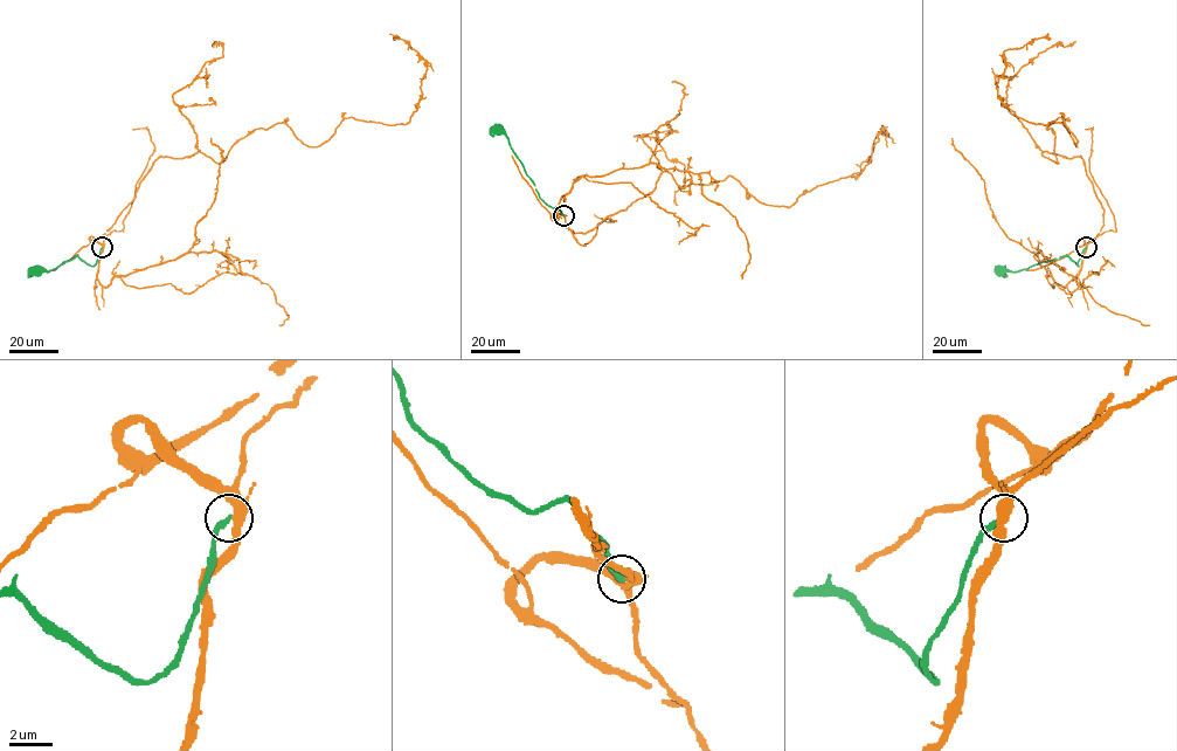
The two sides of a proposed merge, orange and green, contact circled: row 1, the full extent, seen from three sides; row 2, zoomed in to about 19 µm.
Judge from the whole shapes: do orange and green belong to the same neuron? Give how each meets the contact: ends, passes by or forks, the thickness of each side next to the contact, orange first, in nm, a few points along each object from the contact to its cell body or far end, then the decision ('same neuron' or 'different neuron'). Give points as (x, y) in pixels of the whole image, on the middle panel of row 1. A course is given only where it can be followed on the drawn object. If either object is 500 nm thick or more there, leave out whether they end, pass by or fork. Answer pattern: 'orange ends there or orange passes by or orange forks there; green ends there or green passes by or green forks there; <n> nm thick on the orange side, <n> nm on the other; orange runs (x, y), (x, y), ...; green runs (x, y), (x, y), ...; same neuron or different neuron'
orange forks there; green ends there; 360 nm thick on the orange side, 300 nm on the other; orange runs (563, 215), (584, 246), (666, 171), (682, 187), (729, 176), (790, 207), (860, 172), (881, 125), (851, 177); green runs (563, 215), (558, 207), (552, 208), (540, 198), (509, 138), (497, 129); different neuron

